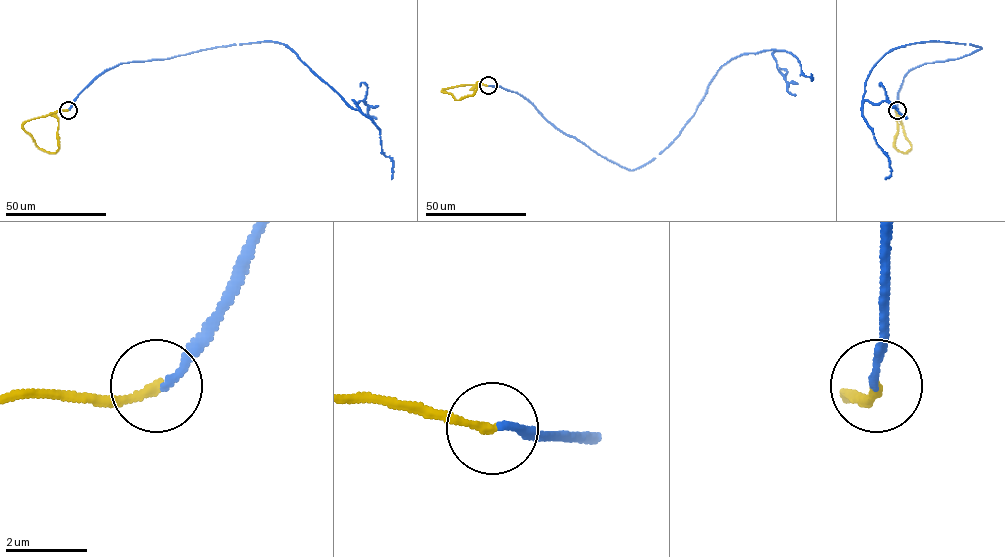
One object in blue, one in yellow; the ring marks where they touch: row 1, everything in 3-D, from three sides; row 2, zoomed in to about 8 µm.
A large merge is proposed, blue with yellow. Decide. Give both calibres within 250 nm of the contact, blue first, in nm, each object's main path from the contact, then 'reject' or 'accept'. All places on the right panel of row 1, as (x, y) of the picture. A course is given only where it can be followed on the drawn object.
calibres 180 and 200 nm; course blue (897, 109), (911, 69), (981, 48), (926, 41), (877, 62), (861, 108), (889, 159), (885, 179); course yellow (897, 109), (896, 116), (911, 146), (906, 153), (894, 146), (897, 118), (901, 114); accept

